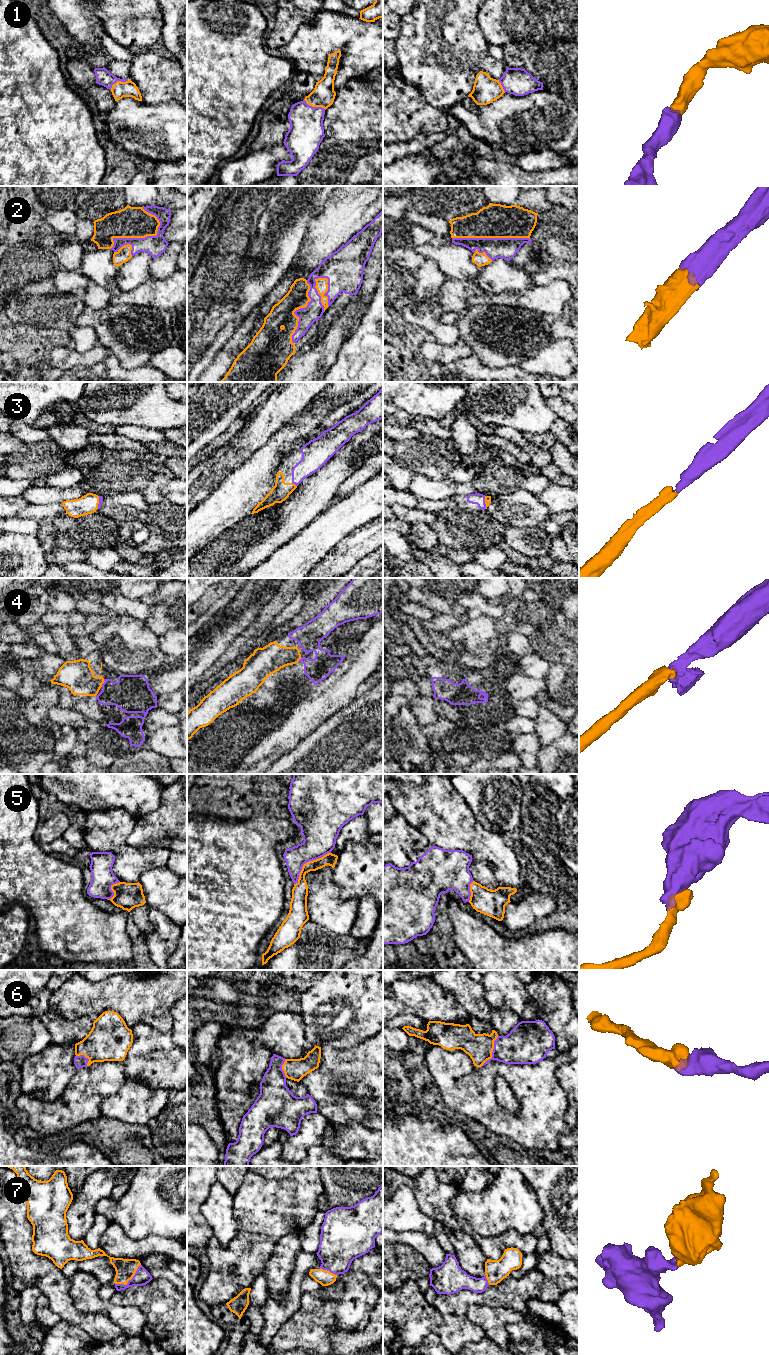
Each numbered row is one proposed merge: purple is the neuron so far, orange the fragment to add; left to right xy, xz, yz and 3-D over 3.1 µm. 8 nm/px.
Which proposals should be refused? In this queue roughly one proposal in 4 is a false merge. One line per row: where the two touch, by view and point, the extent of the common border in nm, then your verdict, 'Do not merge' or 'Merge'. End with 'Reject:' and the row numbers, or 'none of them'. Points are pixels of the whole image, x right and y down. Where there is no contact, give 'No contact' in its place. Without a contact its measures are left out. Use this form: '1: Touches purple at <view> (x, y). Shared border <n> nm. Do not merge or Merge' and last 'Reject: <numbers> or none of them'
1: Touches purple at xz (314, 107). Shared border 190 nm. Merge
2: Touches purple at xy (137, 238). Shared border 460 nm. Merge
3: Touches purple at xz (294, 483). Shared border 50 nm. Merge
4: Touches purple at xy (103, 683). Shared border 70 nm. Merge
5: Touches purple at xz (307, 861). Shared border 380 nm. Do not merge
6: Touches purple at yz (492, 1052). Shared border 300 nm. Merge
7: Touches purple at xy (131, 1279). Shared border 260 nm. Merge
Reject: 5

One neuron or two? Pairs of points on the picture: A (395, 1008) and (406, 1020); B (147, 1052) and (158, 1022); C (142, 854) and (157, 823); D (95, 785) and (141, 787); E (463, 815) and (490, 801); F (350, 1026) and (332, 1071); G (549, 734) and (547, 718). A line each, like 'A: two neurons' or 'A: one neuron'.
A: two neurons
B: two neurons
C: two neurons
D: one neuron
E: two neurons
F: two neurons
G: one neuron

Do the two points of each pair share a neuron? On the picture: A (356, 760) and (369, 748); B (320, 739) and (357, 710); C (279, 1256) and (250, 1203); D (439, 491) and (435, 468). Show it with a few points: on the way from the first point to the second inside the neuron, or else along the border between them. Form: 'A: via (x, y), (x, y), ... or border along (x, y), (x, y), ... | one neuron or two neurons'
A: via (359, 758), (366, 751) | one neuron
B: via (329, 733), (348, 717) | one neuron
C: border along (293, 1232), (284, 1234), (276, 1242), (265, 1268) | two neurons
D: border along (422, 474), (435, 479), (444, 478) | two neurons

